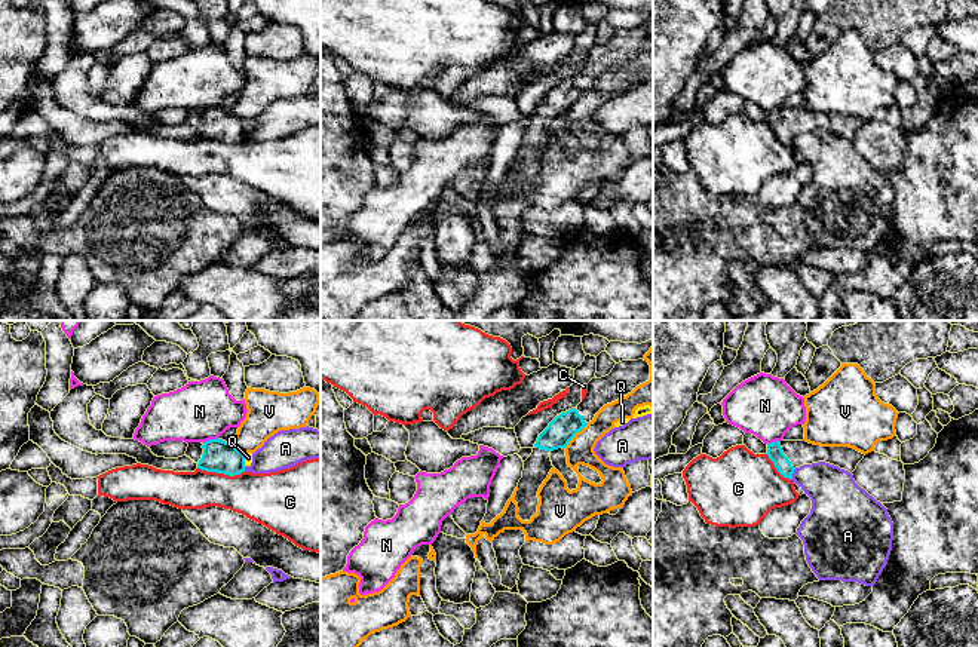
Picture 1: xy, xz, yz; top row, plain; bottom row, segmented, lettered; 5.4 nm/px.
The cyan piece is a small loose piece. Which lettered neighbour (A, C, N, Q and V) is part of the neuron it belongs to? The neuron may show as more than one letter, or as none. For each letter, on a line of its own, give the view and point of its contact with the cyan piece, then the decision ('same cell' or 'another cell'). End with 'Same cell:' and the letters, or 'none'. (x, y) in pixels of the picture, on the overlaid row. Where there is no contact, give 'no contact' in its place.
A: yz (793, 472) | another cell
C: xy (221, 472) | another cell
N: xy (211, 439) | another cell
Q: xy (244, 460) | another cell
V: xz (575, 434) | another cell
Same cell: none

